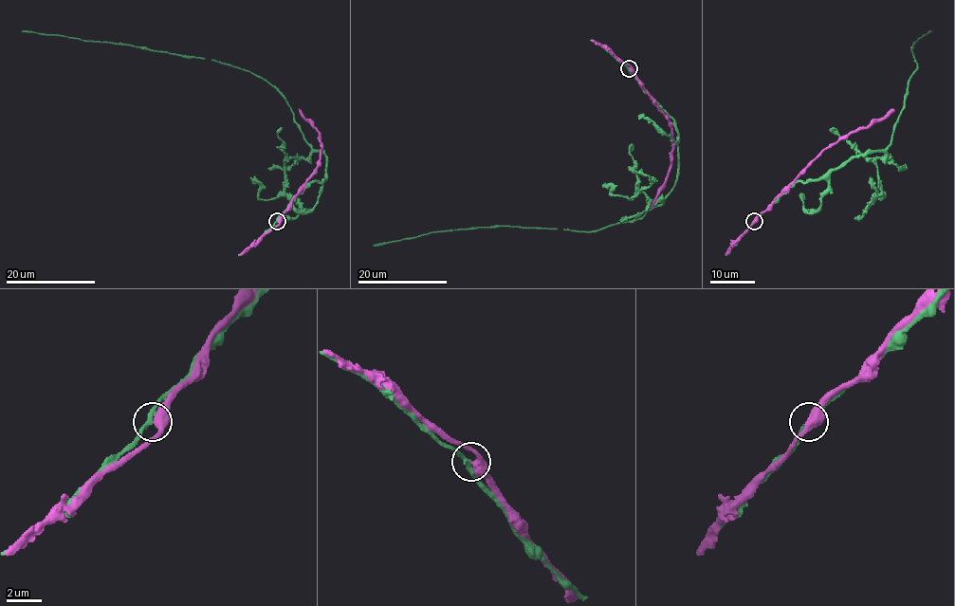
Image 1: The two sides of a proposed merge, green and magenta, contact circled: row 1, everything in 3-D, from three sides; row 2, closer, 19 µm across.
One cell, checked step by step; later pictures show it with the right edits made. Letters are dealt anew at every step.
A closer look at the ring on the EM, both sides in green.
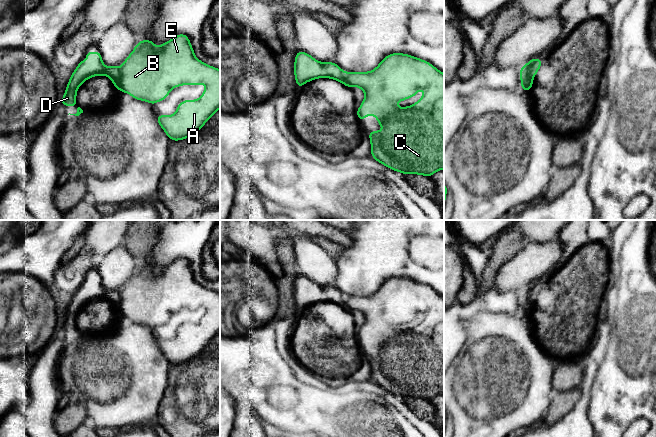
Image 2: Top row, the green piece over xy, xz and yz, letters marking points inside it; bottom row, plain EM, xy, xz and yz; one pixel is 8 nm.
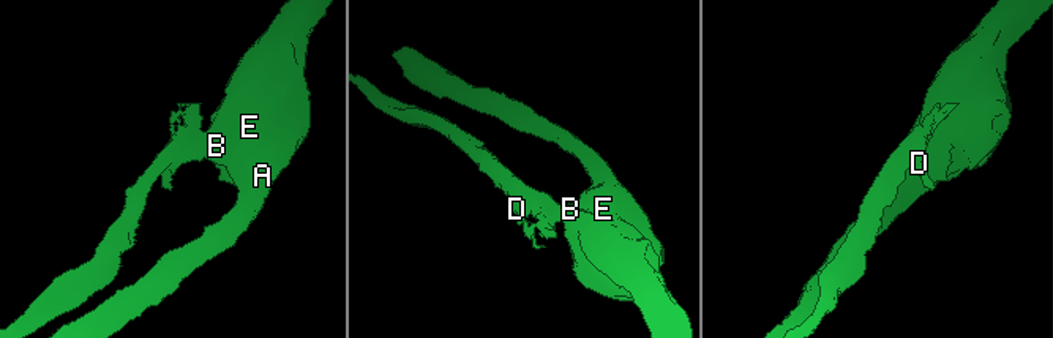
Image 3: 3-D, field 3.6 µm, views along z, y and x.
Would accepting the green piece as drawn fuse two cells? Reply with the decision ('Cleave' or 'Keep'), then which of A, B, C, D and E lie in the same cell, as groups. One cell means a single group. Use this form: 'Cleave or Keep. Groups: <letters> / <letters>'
Cleave. Groups: A B C E / D

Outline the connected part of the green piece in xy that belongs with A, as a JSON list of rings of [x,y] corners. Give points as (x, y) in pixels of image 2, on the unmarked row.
[[[178,258],[168,266],[157,271],[151,264],[138,266],[132,277],[120,291],[119,313],[136,324],[144,324],[152,329],[164,324],[169,316],[184,308],[203,307],[205,315],[198,324],[184,324],[176,336],[170,340],[157,339],[156,343],[170,364],[187,363],[200,355],[202,350],[220,332],[220,294],[197,283],[187,259]]]

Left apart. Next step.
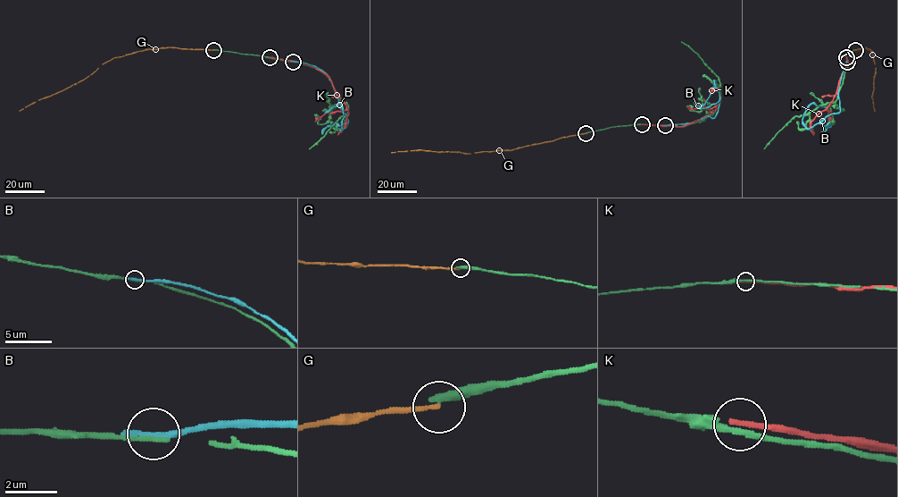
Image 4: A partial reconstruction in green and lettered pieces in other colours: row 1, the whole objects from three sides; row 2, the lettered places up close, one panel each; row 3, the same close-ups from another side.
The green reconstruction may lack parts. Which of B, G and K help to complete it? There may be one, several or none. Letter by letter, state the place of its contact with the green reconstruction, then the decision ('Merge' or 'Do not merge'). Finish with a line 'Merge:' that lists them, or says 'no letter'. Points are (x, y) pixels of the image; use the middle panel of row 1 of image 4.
B: Touches green at (665, 125). Do not merge
G: Touches green at (586, 133). Do not merge
K: Touches green at (642, 124). Do not merge
Merge: no letter

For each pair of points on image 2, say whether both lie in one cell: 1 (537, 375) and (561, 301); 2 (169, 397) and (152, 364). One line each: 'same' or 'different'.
1: different
2: different

